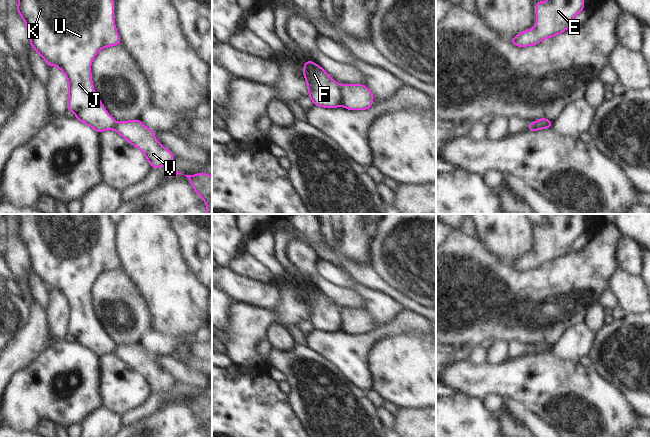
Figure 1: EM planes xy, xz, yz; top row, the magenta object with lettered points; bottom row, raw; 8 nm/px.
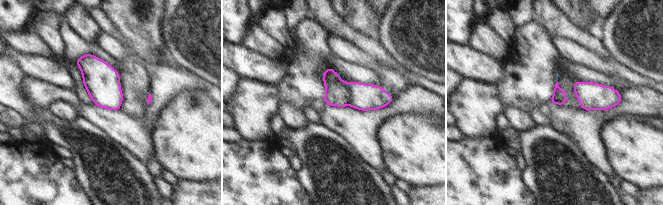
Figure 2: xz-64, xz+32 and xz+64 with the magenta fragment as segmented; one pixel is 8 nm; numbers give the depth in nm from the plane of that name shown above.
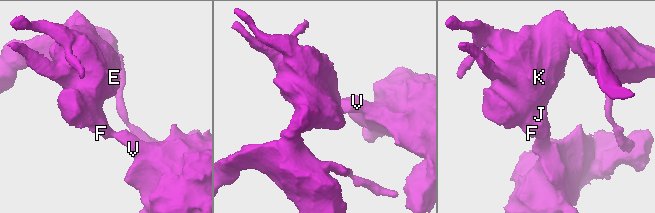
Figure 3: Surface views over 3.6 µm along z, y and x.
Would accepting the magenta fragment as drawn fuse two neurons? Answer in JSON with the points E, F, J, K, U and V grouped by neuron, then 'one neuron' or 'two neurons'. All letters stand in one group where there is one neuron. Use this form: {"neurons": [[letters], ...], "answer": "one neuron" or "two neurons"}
{"neurons": [["E", "F", "J", "K", "U"], ["V"]], "answer": "two neurons"}

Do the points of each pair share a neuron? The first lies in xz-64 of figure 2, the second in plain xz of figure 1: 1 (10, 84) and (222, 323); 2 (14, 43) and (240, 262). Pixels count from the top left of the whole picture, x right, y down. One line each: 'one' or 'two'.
1: one
2: one

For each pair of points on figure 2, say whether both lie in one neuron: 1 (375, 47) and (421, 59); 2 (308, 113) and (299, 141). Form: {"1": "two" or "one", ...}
{"1": "two", "2": "two"}

